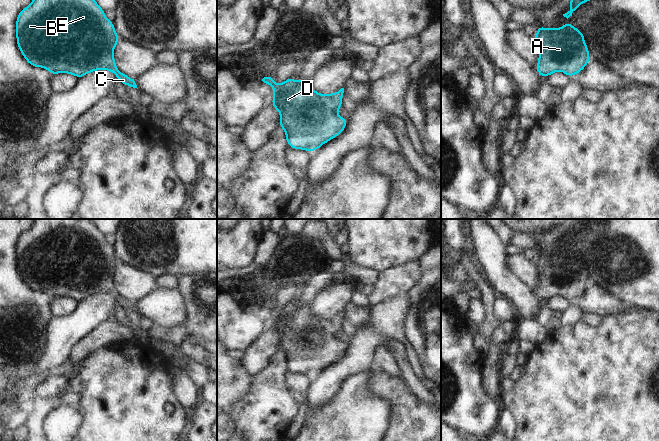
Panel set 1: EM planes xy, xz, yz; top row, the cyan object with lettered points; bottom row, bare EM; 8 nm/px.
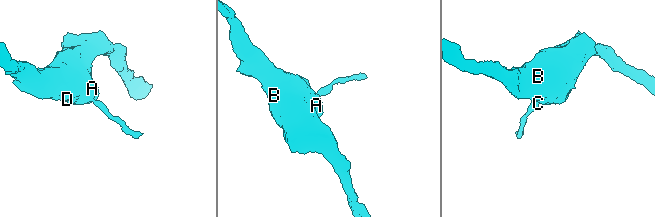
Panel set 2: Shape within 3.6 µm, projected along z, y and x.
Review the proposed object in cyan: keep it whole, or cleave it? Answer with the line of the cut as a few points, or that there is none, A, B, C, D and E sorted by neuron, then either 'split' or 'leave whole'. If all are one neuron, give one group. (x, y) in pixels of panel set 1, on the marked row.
no cut; A B C D E; leave whole

